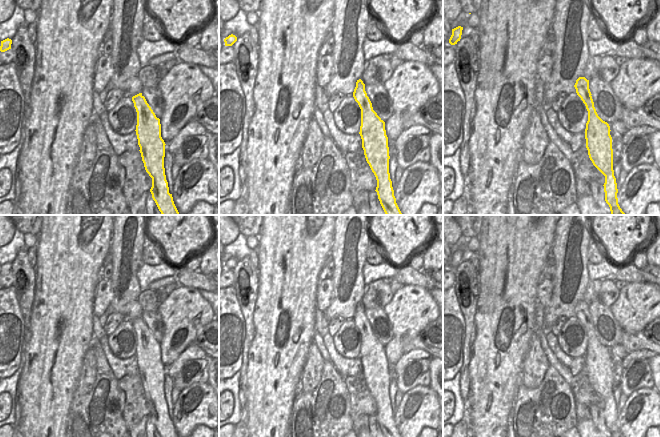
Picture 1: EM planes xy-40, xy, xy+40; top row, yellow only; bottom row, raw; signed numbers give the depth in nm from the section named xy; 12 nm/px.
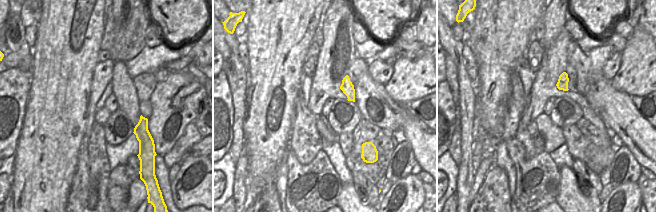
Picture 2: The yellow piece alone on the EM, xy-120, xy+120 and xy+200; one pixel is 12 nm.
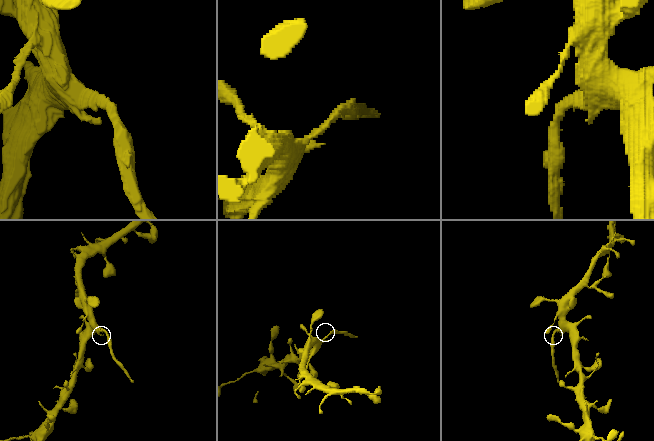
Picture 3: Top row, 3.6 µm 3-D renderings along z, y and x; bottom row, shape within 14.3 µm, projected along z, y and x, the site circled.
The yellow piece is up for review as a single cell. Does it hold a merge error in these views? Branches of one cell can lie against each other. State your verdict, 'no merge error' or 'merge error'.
merge error

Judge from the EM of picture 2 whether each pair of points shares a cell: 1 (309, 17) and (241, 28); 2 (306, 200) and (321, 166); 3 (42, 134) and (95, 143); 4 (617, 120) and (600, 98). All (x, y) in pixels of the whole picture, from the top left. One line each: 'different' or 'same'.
1: different
2: same
3: different
4: same

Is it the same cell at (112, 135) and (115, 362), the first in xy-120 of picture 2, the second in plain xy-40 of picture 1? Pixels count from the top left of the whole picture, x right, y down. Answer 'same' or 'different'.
different

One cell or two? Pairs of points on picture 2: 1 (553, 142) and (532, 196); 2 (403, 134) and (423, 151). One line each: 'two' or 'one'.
1: two
2: one

